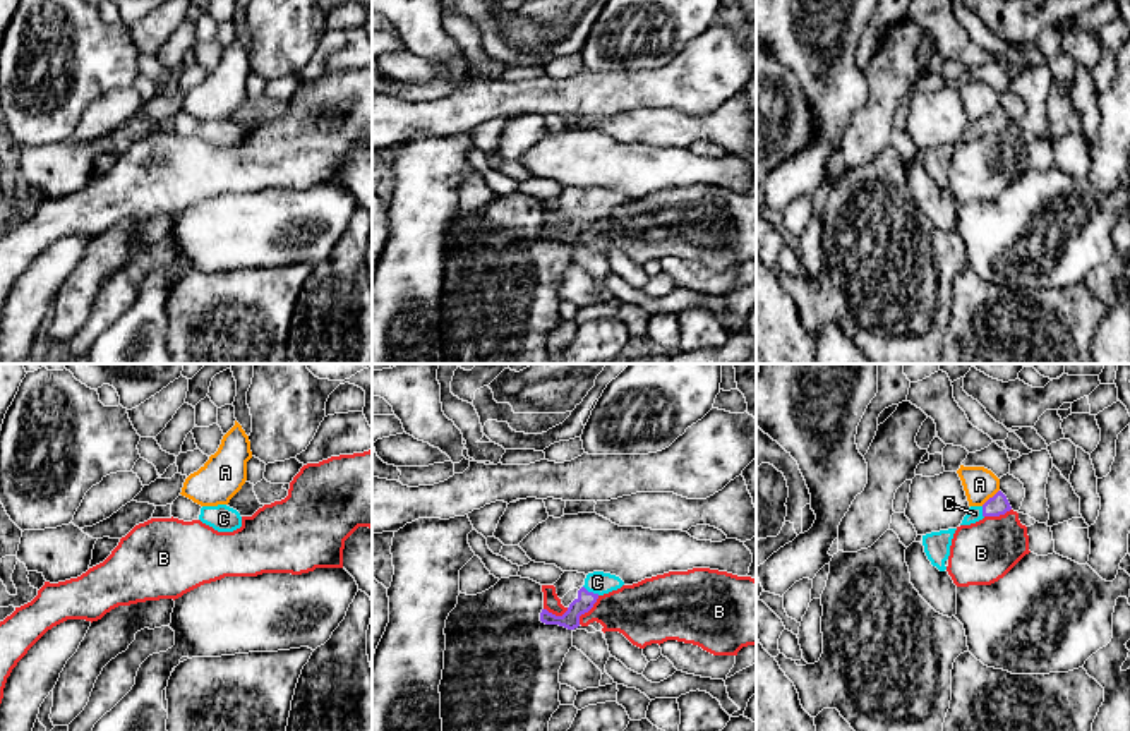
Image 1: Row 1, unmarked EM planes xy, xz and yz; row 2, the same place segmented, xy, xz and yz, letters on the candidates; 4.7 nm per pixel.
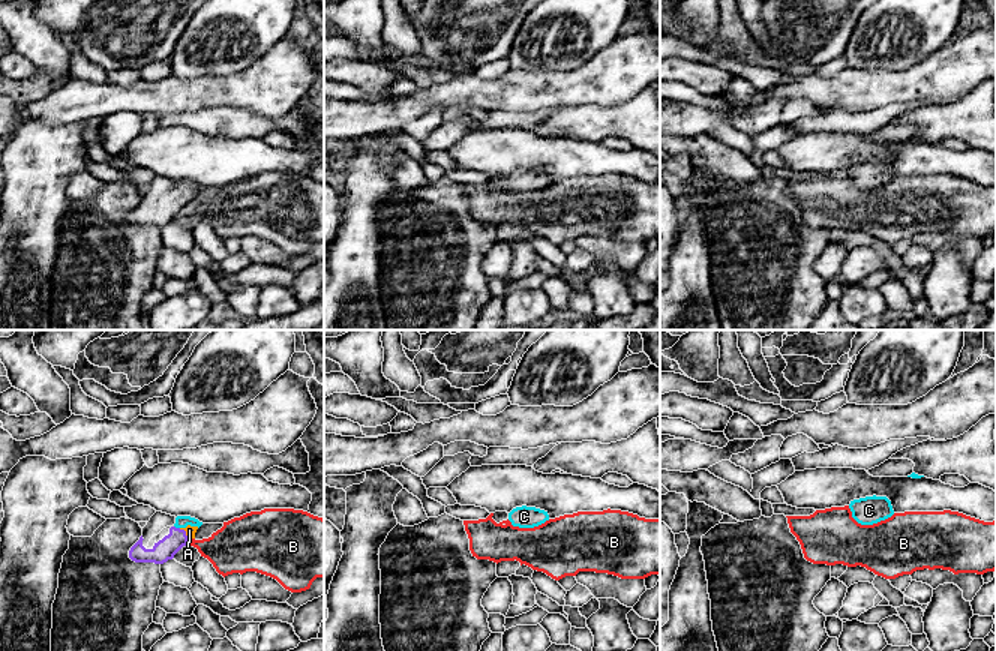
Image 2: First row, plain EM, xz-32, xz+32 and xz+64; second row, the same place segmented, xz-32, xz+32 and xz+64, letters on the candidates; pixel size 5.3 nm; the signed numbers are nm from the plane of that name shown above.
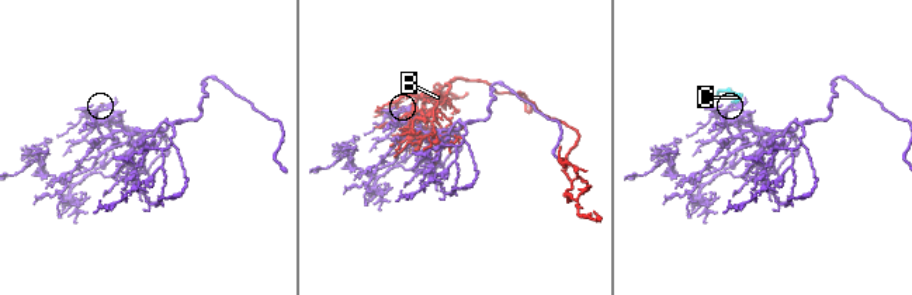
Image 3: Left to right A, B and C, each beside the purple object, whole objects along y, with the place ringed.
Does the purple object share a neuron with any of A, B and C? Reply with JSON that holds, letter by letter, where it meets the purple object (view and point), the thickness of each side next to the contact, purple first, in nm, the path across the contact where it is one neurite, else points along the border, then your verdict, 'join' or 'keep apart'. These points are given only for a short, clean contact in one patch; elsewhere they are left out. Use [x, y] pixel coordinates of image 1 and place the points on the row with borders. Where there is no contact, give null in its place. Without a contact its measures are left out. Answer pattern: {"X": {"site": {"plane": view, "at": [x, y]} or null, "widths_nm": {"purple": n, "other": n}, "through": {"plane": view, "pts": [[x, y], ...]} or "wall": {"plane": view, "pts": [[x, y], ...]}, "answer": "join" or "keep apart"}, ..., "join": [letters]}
{"A": {"site": {"plane": "yz", "at": [990, 498]}, "widths_nm": {"purple": 100, "other": 160}, "answer": "keep apart"}, "B": {"site": {"plane": "xz", "at": [587, 611]}, "widths_nm": {"purple": 90, "other": 260}, "wall": {"plane": "xz", "pts": [[599, 596], [580, 616], [578, 623]]}, "answer": "keep apart"}, "C": {"site": {"plane": "xz", "at": [592, 592]}, "widths_nm": {"purple": 90, "other": 110}, "through": {"plane": "xz", "pts": [[585, 601], [592, 592], [597, 582]]}, "answer": "join"}, "join": ["C"]}

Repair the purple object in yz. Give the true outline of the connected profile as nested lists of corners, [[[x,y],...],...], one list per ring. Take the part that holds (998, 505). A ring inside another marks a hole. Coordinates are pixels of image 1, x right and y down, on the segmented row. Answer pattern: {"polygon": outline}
{"polygon": [[[998,491],[983,506],[971,506],[960,525],[976,523],[976,522],[983,520],[984,517],[1000,517],[1010,510],[1012,510],[1012,506],[1007,499],[1007,496],[1001,491]]]}

